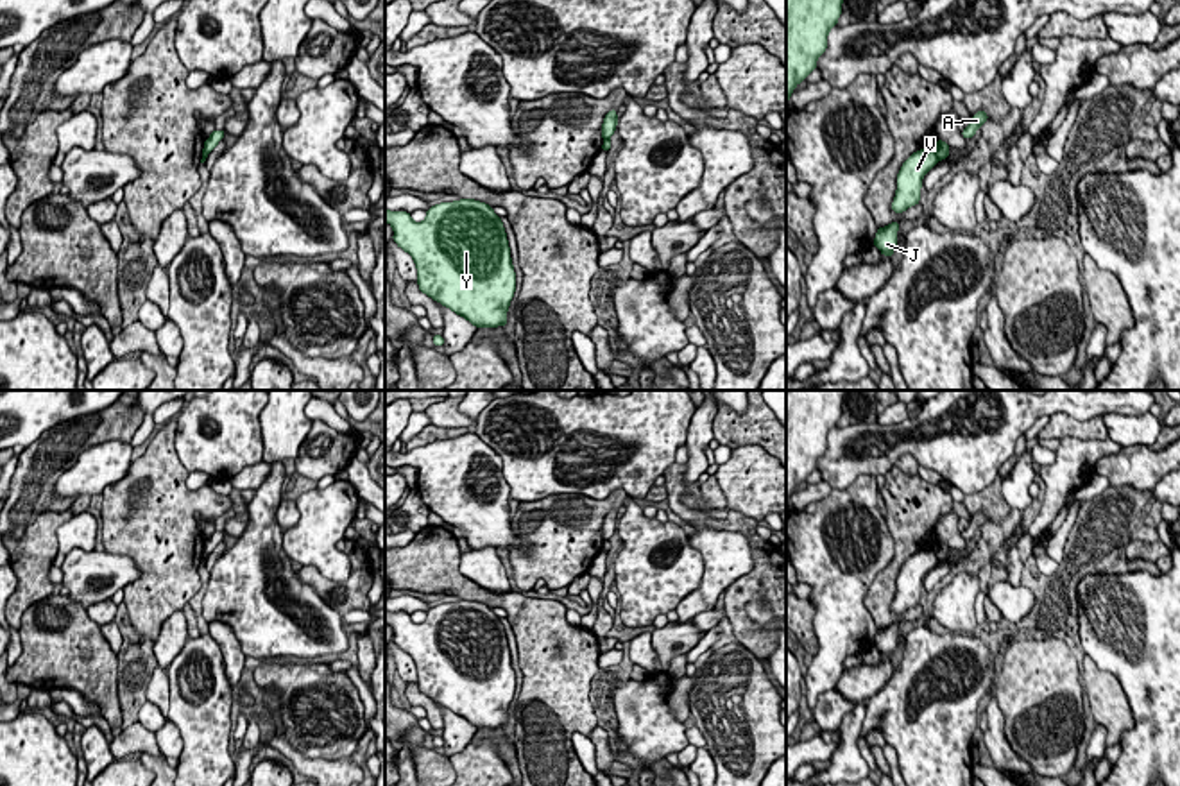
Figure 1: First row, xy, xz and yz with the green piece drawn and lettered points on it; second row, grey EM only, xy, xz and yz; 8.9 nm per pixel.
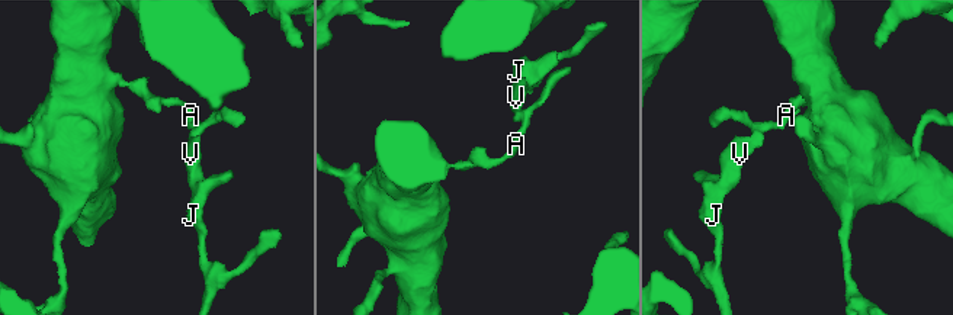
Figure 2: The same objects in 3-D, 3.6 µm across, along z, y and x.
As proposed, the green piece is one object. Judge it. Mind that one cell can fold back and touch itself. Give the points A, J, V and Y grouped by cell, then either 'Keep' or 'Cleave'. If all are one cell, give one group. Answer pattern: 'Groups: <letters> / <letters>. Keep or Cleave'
Groups: A Y / J V. Cleave

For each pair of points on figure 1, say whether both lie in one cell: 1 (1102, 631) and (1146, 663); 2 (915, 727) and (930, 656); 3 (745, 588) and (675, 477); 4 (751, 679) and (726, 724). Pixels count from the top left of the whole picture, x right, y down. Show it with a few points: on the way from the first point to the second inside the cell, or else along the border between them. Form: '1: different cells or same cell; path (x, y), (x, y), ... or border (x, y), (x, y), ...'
1: same cell; path (1112, 631), (1136, 652)
2: same cell; path (905, 711), (905, 692), (917, 674)
3: same cell; path (760, 555), (752, 536), (706, 491)
4: same cell; path (751, 690), (751, 700), (736, 715)

